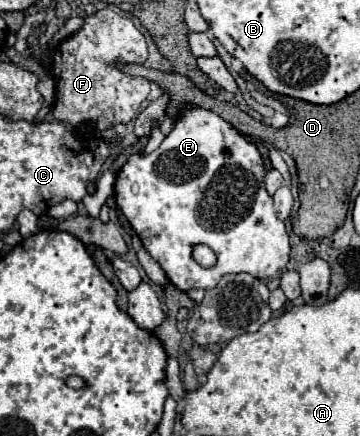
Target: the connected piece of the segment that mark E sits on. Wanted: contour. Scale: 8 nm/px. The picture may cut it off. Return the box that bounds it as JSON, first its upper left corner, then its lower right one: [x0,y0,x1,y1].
[115,103,291,291]

